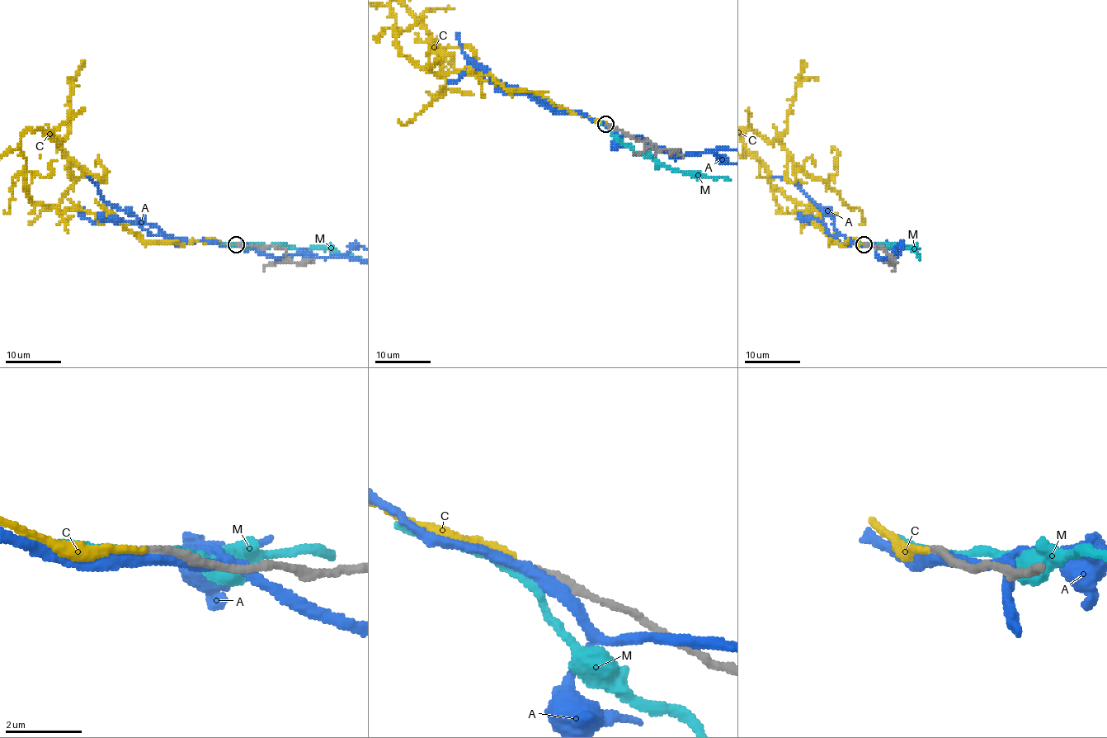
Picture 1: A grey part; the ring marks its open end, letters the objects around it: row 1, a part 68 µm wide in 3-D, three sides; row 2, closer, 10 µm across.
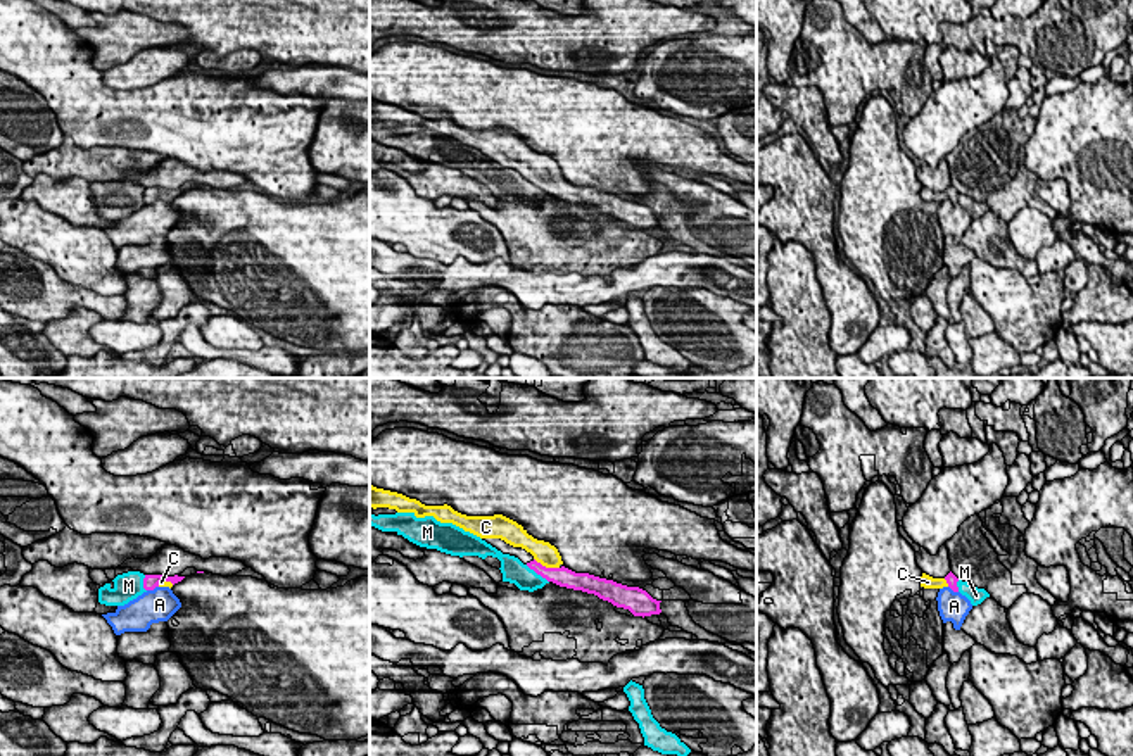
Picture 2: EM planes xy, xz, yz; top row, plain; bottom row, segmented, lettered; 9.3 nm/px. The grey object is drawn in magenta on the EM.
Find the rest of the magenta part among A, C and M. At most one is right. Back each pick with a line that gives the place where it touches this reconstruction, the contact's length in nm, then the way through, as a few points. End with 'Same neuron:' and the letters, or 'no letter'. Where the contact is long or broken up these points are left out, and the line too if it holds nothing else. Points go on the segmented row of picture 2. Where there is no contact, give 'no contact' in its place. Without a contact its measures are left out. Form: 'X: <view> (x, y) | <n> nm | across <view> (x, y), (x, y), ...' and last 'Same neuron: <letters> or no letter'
C: xz (544, 566) | 260 nm | across xz (563, 577), (544, 566), (544, 553)
Same neuron: C

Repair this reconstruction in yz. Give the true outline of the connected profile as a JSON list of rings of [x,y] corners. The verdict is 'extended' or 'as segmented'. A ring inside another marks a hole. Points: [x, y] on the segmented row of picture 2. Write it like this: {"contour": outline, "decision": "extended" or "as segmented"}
{"contour": [[[952,571],[945,578],[933,578],[926,573],[922,573],[922,576],[921,576],[921,587],[924,587],[924,589],[950,587],[953,592],[959,592],[957,582],[959,582],[959,578]]], "decision": "extended"}

